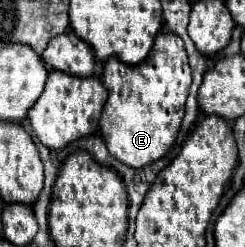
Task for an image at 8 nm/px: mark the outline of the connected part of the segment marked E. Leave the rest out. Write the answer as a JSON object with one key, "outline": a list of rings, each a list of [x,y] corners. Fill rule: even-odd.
{"outline":[[[161,31],[151,53],[139,65],[125,65],[111,57],[105,63],[103,85],[109,99],[101,115],[101,135],[109,153],[133,169],[143,169],[167,155],[177,139],[191,85],[191,69],[181,37]]]}

